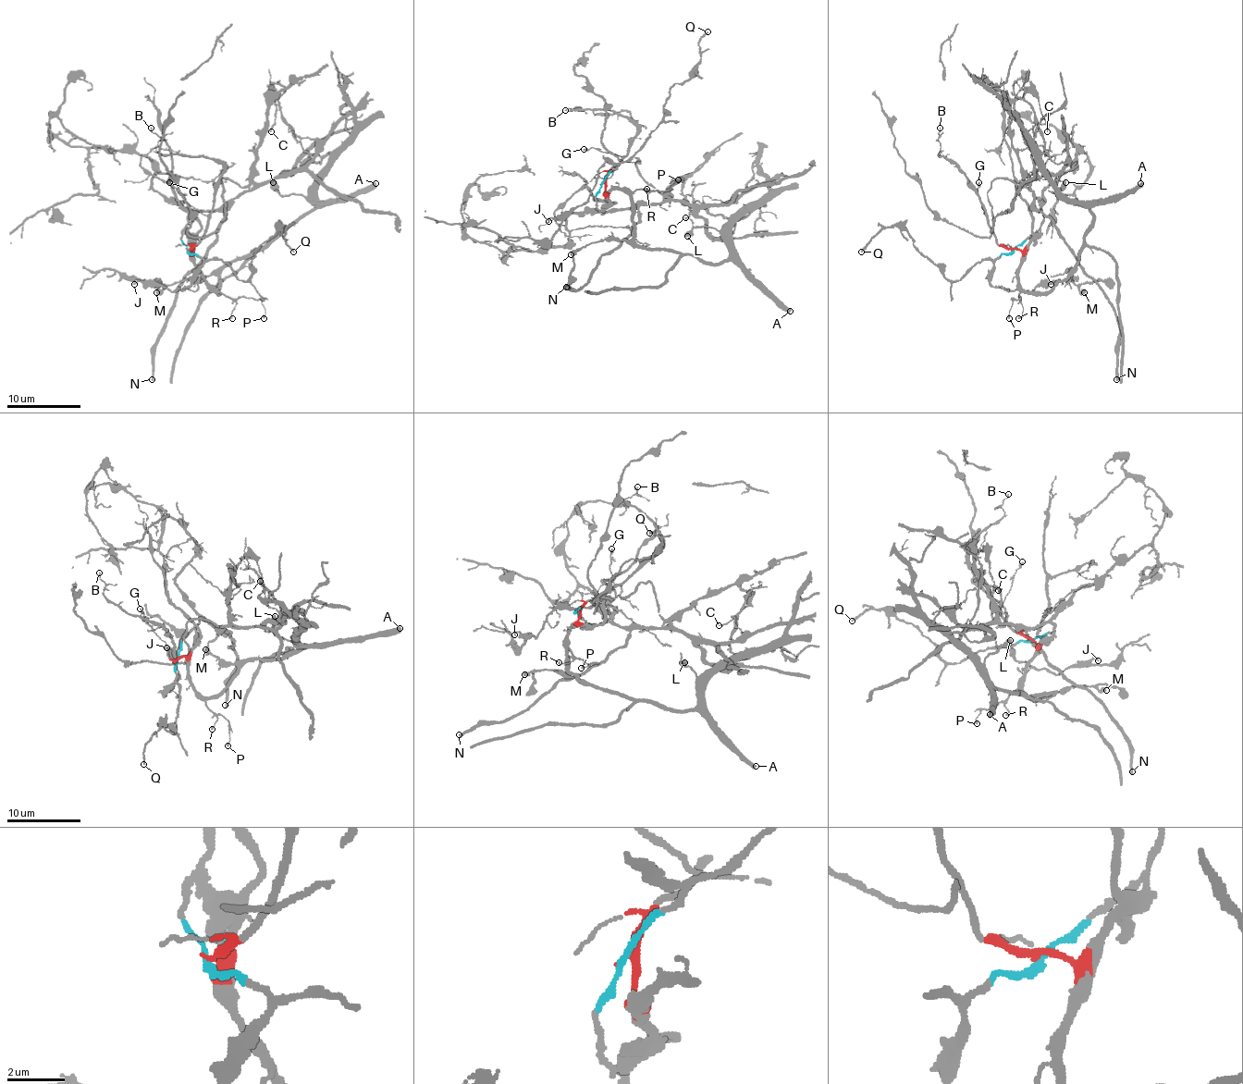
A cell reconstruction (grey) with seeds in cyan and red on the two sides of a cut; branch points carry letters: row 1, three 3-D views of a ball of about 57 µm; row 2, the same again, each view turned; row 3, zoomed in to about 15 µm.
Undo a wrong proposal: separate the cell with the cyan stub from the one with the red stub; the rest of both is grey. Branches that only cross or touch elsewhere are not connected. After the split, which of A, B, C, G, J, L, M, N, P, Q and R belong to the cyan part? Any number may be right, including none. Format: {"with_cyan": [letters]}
{"with_cyan": ["C", "J", "N", "Q"]}

